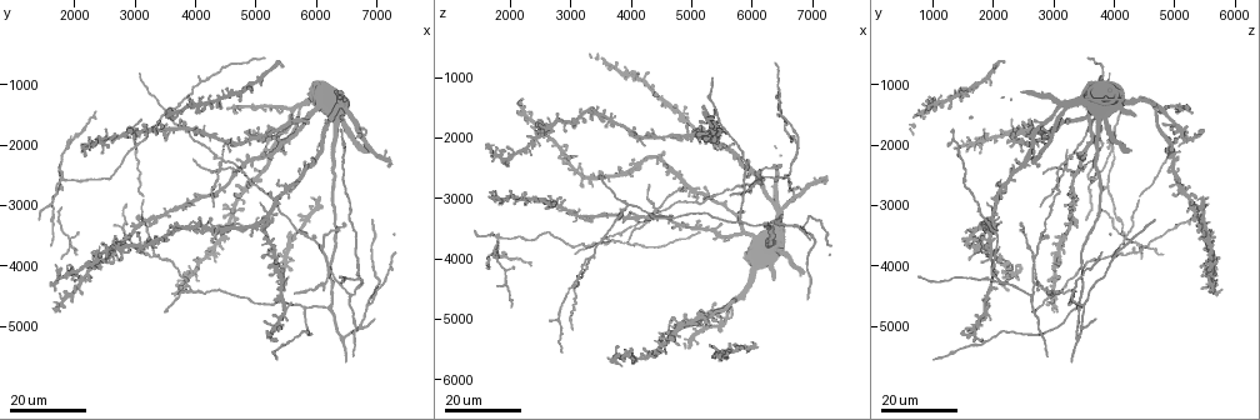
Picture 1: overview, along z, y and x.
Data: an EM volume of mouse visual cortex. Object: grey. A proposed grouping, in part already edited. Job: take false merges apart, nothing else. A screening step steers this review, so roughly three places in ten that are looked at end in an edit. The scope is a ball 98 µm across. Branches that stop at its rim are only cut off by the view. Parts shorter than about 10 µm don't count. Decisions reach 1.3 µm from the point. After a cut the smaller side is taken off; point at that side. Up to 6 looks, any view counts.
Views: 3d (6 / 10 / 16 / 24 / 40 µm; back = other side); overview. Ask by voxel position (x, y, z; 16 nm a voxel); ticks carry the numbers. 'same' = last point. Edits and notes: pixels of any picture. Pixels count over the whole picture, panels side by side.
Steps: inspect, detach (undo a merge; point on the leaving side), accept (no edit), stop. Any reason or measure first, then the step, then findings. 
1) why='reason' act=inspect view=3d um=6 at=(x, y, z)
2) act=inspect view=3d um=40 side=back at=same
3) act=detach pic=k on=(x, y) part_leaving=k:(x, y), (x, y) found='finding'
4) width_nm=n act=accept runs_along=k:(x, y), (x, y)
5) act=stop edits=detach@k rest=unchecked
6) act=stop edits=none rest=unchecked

why='small branch off a trunk' act=inspect view=3d um=16 at=(6700, 4250, 2050)

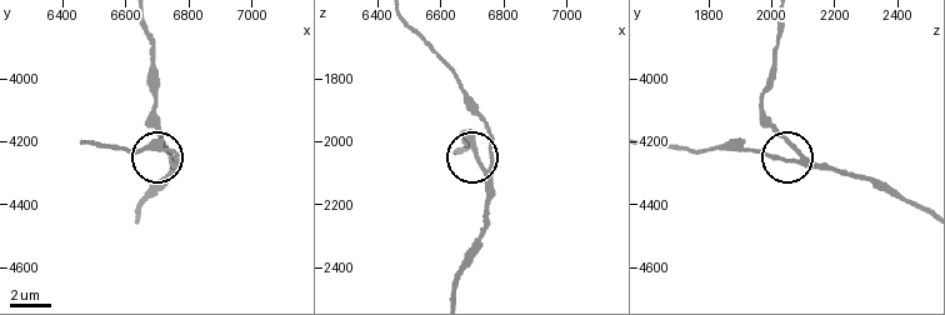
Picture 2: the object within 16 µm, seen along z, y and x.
why='zoom in' act=inspect view=3d um=10 at=(6750, 4250, 2090)

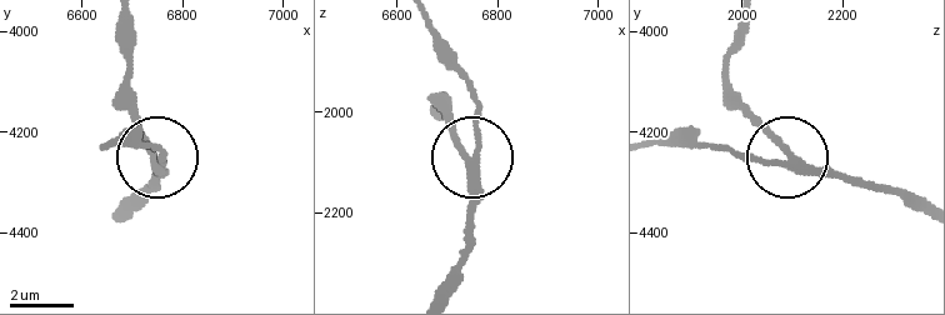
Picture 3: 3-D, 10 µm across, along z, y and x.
side_arm_um=25 act=accept runs_along=3:(444, 289), (463, 256), (473, 209), (473, 83) found='one cell here'

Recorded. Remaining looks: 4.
why='thin arm on a thick one' act=inspect view=3d um=16 at=(4450, 2250, 3200)

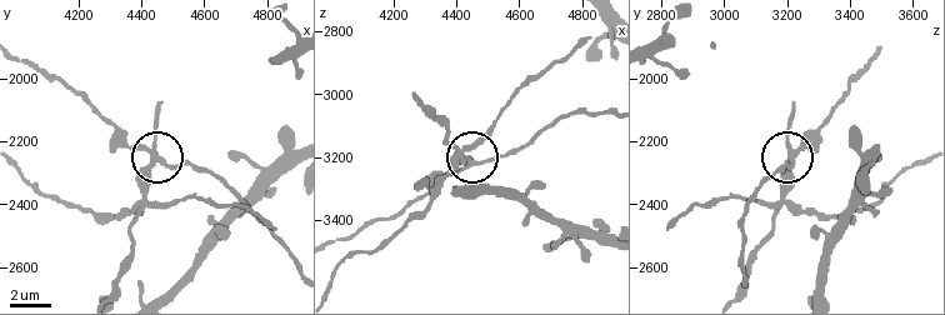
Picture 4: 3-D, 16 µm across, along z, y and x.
why='closer look' act=inspect view=3d um=10 at=(4470, 2270, 3210)

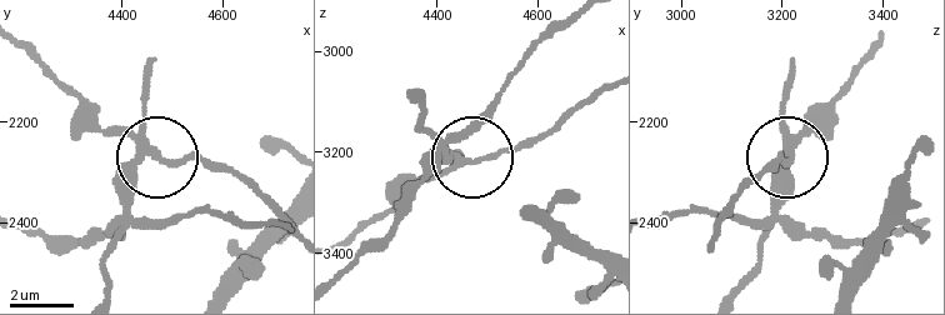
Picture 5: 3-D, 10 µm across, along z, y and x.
act=detach pic=5 on=(120, 191) part_leaving=5:(138, 148), (138, 185), (105, 258), (105, 290) found='two cells meet here'

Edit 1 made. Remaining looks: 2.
why='side arm on a straight run' act=inspect view=3d um=16 at=(4000, 4400, 3100)

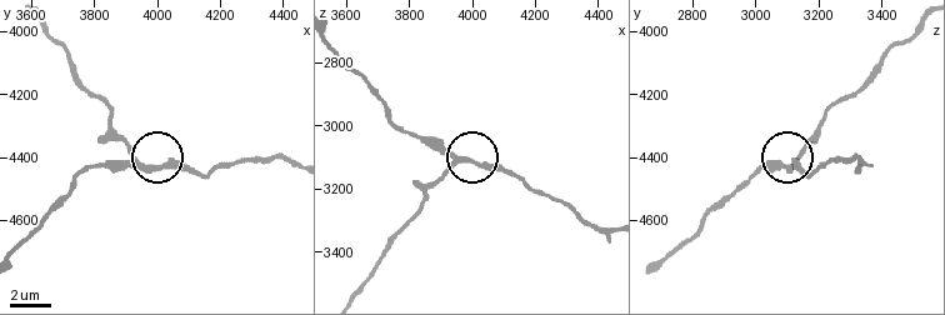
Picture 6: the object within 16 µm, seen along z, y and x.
why='closer look' act=inspect view=3d um=10 at=(3940, 4430, 3110)

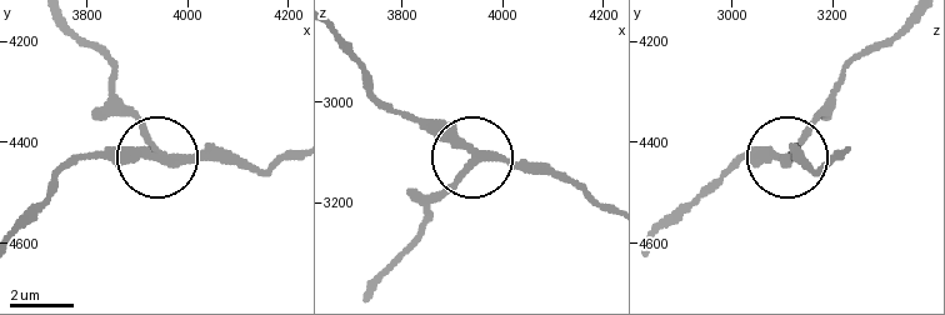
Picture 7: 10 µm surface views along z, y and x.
arms=3 act=accept runs_along=7:(608, 210), (566, 181), (478, 159), (408, 114) found='one cell here'

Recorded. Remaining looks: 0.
act=stop edits=detach@5 rest=unchecked

